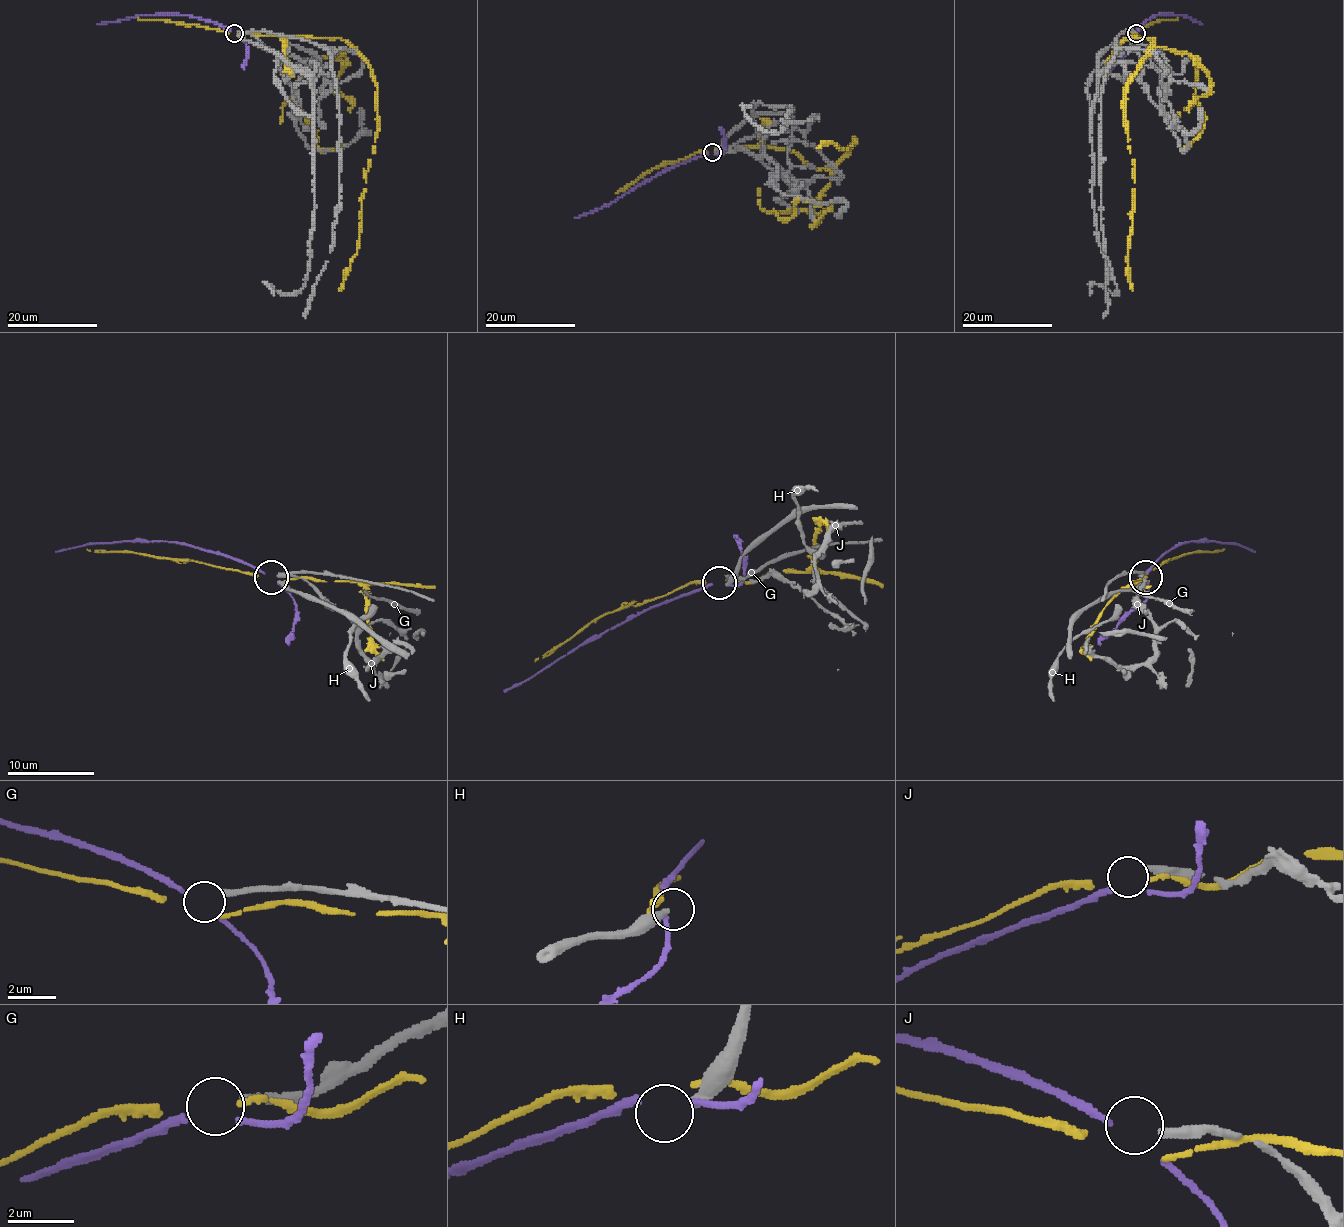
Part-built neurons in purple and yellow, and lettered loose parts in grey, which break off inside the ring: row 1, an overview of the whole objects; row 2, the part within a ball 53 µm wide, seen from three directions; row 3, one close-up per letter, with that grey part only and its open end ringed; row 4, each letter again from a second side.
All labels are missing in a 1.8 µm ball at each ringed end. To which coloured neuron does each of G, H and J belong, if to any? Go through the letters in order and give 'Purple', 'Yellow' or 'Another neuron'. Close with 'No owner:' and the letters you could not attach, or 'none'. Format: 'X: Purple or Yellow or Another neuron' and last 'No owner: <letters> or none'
G: Purple
H: Another neuron
J: Another neuron
No owner: H, J

